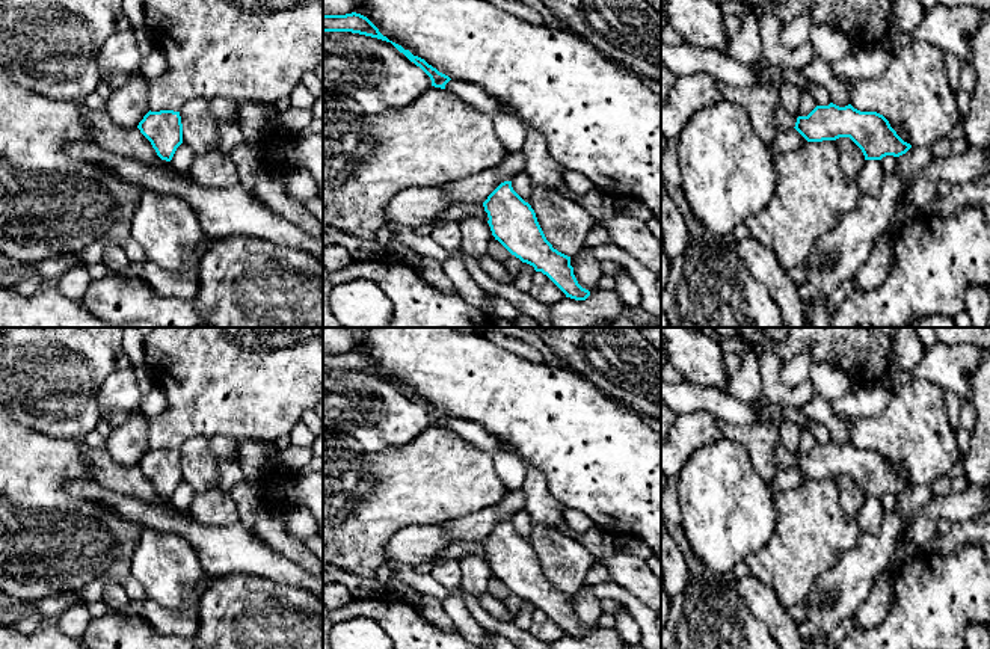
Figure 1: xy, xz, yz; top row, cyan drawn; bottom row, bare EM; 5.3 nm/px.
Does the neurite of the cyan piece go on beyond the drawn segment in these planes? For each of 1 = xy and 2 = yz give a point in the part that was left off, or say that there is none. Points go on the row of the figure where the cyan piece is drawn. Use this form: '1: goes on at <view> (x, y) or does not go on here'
1: does not go on here
2: does not go on here

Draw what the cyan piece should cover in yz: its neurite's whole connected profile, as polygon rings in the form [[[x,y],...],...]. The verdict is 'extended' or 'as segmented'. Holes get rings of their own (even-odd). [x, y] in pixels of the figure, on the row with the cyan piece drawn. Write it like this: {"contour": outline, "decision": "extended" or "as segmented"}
{"contour": [[[833,103],[816,106],[807,116],[798,116],[794,127],[807,142],[836,140],[850,137],[863,152],[865,160],[881,160],[886,155],[899,157],[912,145],[904,142],[890,127],[889,121],[877,112],[860,112],[851,104],[839,107]]], "decision": "as segmented"}

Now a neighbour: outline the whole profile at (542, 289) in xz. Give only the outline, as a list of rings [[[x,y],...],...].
[[[536,272],[528,293],[545,305],[554,305],[561,302],[566,294],[542,272]]]

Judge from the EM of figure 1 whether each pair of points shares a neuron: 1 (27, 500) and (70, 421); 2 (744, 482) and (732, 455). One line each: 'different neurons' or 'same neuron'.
1: different neurons
2: same neuron

